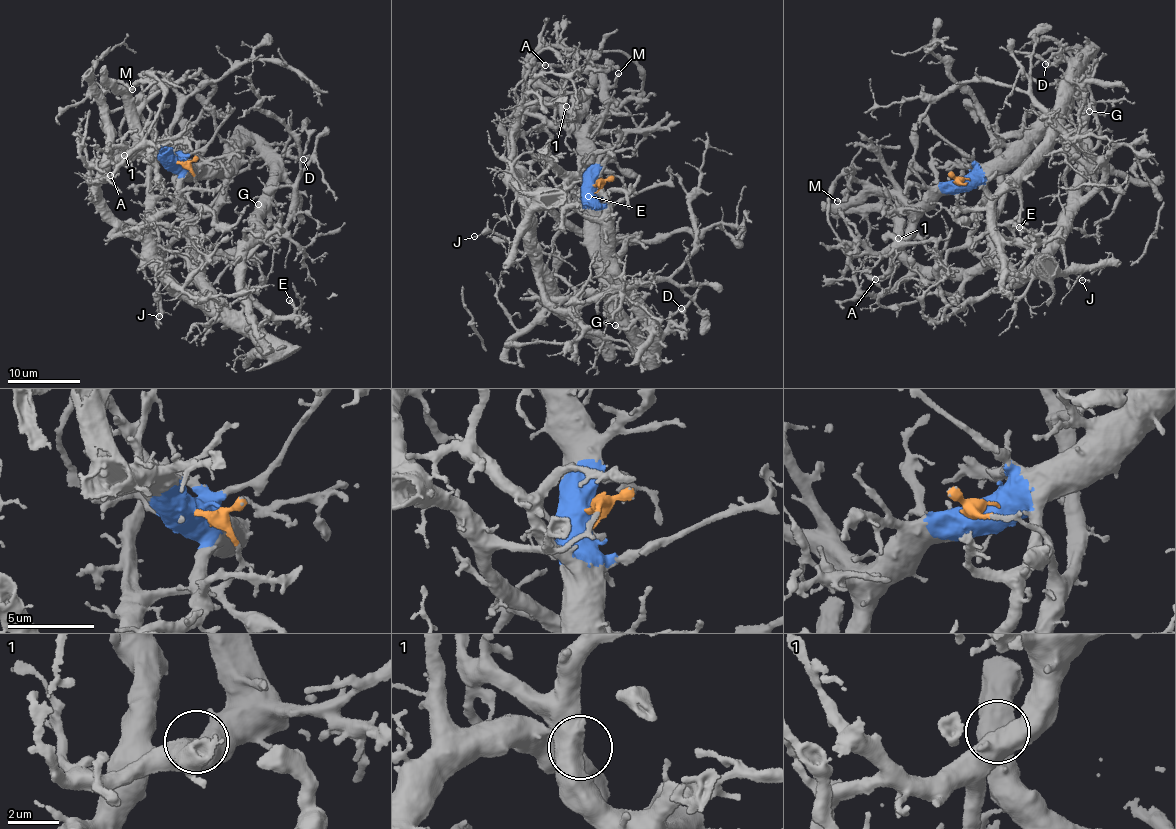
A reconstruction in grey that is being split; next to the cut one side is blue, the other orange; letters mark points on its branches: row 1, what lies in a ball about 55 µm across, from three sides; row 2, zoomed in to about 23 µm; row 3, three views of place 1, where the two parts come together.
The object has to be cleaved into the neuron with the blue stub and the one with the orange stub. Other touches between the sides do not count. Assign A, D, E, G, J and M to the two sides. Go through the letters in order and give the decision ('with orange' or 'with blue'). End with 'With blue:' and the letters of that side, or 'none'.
A: with blue
D: with blue
E: with blue
G: with blue
J: with orange
M: with blue
With blue: A, D, E, G, M

